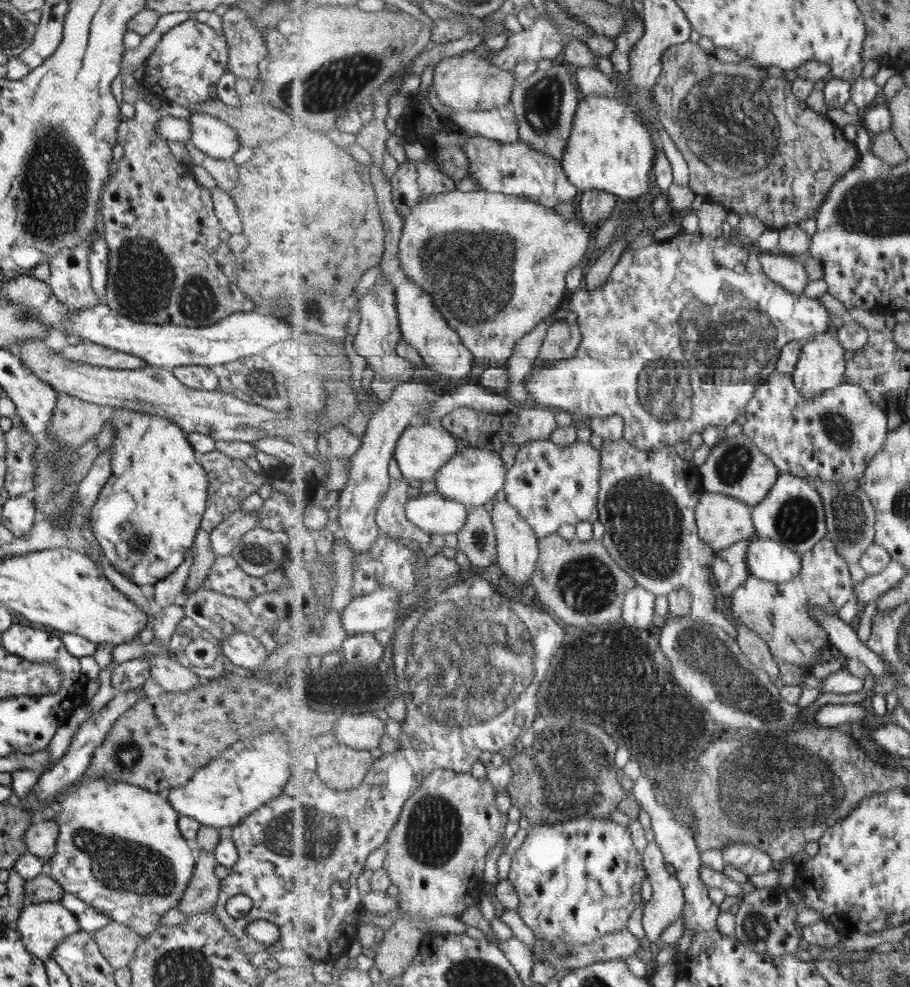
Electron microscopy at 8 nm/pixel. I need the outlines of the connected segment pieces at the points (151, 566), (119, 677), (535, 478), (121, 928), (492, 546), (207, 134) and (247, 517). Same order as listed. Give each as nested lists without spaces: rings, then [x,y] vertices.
[[[116,406],[104,409],[107,412],[106,421],[113,420],[116,430],[109,447],[111,472],[87,514],[88,528],[104,559],[121,576],[139,588],[150,589],[183,562],[183,554],[193,544],[205,510],[206,472],[196,462],[197,454],[187,443],[187,434],[180,426],[161,418],[159,414],[136,412]]]
[[[141,656],[113,667],[110,684],[116,690],[132,690],[146,684],[146,675],[149,672],[149,663],[146,656]]]
[[[537,440],[525,443],[517,453],[515,464],[507,471],[504,486],[506,500],[516,506],[534,528],[538,538],[549,536],[561,528],[561,524],[576,526],[578,522],[594,524],[600,518],[601,453],[589,442],[575,442],[573,445],[559,446],[553,440]]]
[[[109,922],[107,926],[91,934],[103,958],[114,968],[127,967],[140,936],[133,930],[117,922]]]
[[[489,506],[469,507],[467,524],[459,531],[459,550],[469,558],[474,571],[481,572],[498,560],[495,525]]]
[[[207,110],[191,112],[186,121],[191,144],[211,158],[231,159],[239,147],[235,131]]]
[[[239,508],[208,532],[209,546],[215,558],[229,555],[241,535],[258,526],[256,512],[247,513]]]

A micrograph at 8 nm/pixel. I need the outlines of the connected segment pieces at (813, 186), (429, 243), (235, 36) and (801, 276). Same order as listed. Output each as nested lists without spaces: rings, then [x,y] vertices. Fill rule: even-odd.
[[[684,42],[681,45],[672,46],[664,54],[664,68],[655,86],[657,105],[660,121],[665,125],[667,132],[680,148],[687,159],[690,168],[689,187],[694,193],[703,196],[709,203],[720,203],[729,211],[737,214],[753,215],[753,218],[761,219],[768,228],[782,230],[791,224],[799,225],[803,220],[813,220],[819,214],[820,206],[826,201],[829,191],[850,170],[856,168],[860,161],[860,153],[853,141],[843,136],[841,128],[837,126],[825,113],[817,114],[813,106],[807,106],[805,102],[792,91],[793,82],[784,77],[775,78],[769,74],[768,69],[751,66],[746,63],[724,63],[714,54],[707,54],[697,43]]]
[[[454,190],[453,192],[445,192],[441,194],[431,195],[422,198],[422,201],[410,210],[410,213],[403,218],[403,227],[399,240],[399,249],[397,257],[400,261],[400,268],[407,277],[411,277],[417,284],[421,284],[427,294],[433,298],[437,310],[441,312],[448,321],[448,324],[461,336],[465,347],[469,347],[475,355],[475,365],[489,369],[491,366],[506,367],[507,360],[513,356],[513,350],[517,346],[517,342],[527,336],[535,326],[539,326],[547,317],[551,316],[559,305],[566,300],[567,290],[567,274],[577,268],[587,250],[593,246],[595,232],[586,225],[579,216],[573,219],[565,218],[561,214],[557,214],[555,207],[547,208],[537,201],[525,198],[519,195],[510,195],[505,193],[494,193],[489,191],[467,191]]]
[[[235,6],[220,16],[220,29],[227,45],[226,69],[236,78],[252,80],[260,73],[259,65],[266,57],[264,40],[250,17]]]
[[[765,251],[760,255],[760,261],[763,270],[777,284],[796,294],[805,292],[809,284],[809,274],[805,270],[802,258],[779,251]]]

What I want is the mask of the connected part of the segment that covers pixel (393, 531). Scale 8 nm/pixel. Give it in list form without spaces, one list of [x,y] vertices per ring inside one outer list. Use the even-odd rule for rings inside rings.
[[[405,476],[390,480],[390,489],[383,497],[375,515],[382,534],[397,535],[398,540],[404,542],[415,540],[425,548],[431,544],[433,536],[409,520],[406,513],[408,502],[421,494],[420,488],[409,486]]]

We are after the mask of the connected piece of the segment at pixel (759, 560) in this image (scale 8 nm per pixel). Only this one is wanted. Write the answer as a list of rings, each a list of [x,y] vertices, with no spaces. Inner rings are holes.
[[[756,536],[748,550],[747,564],[759,581],[788,582],[803,568],[802,554],[779,540]]]

